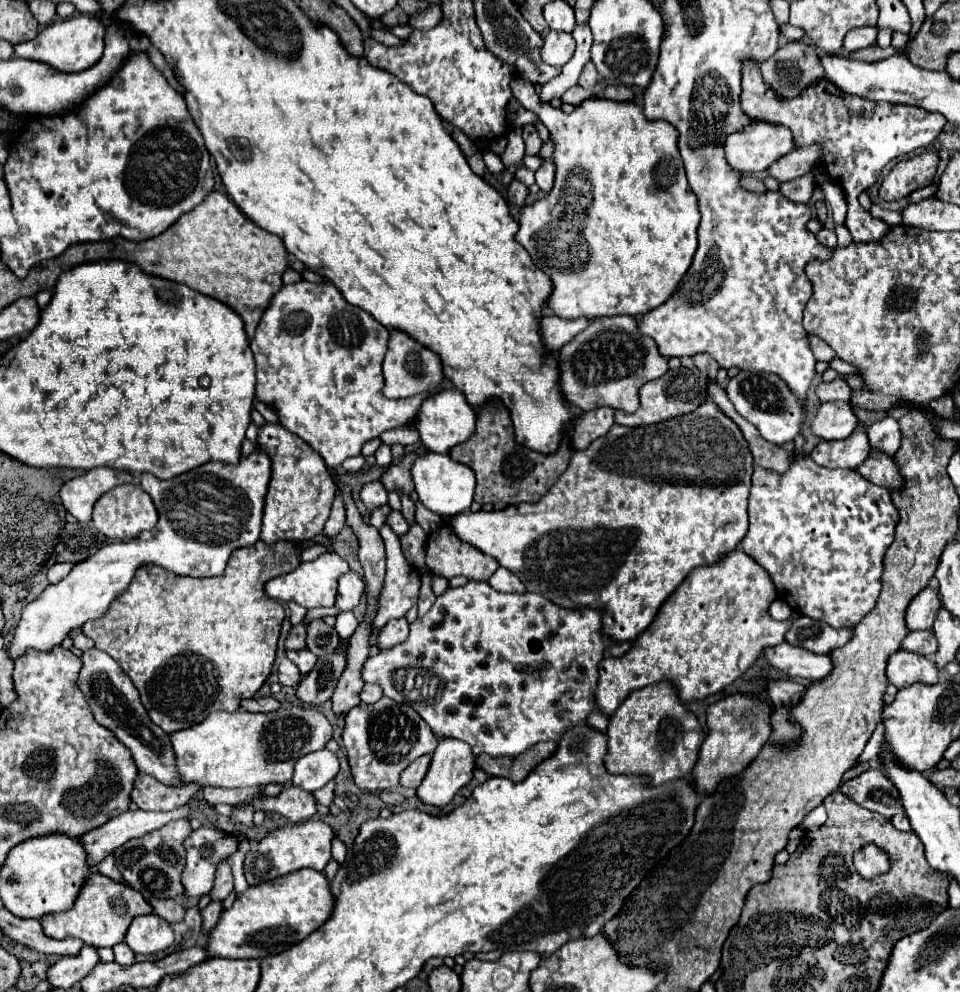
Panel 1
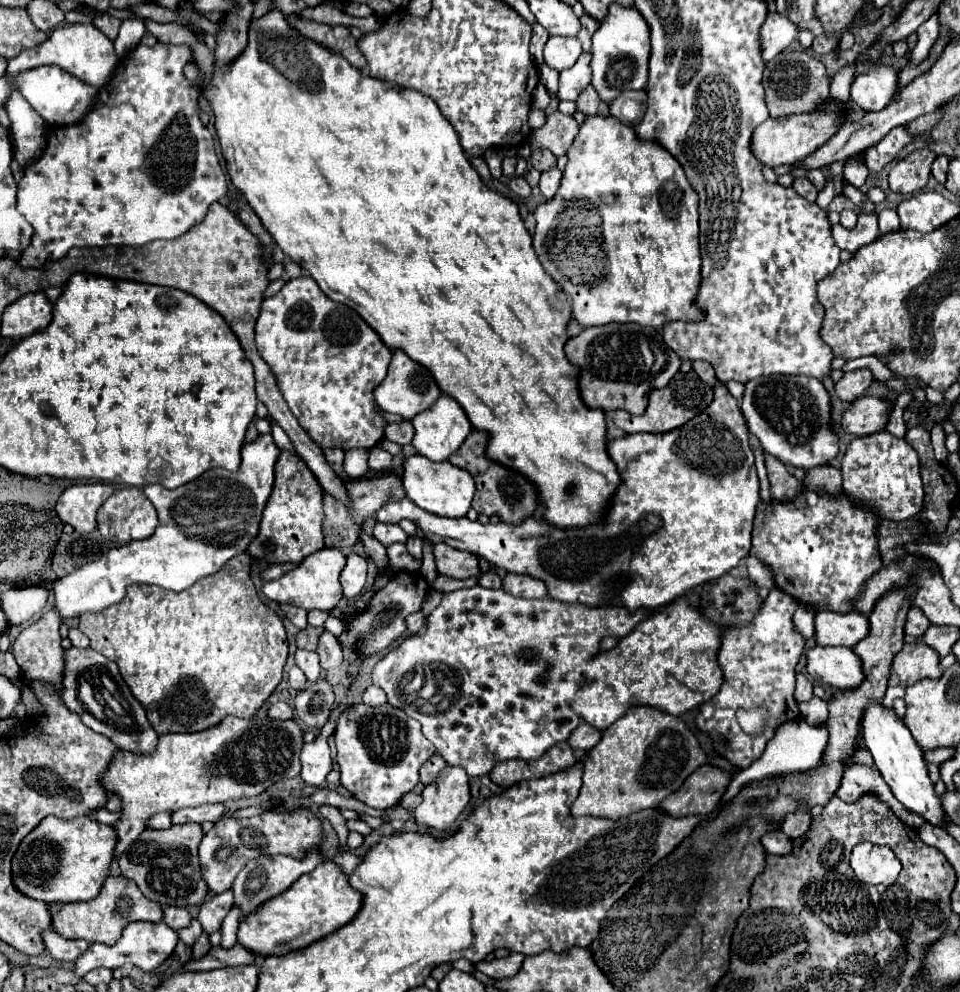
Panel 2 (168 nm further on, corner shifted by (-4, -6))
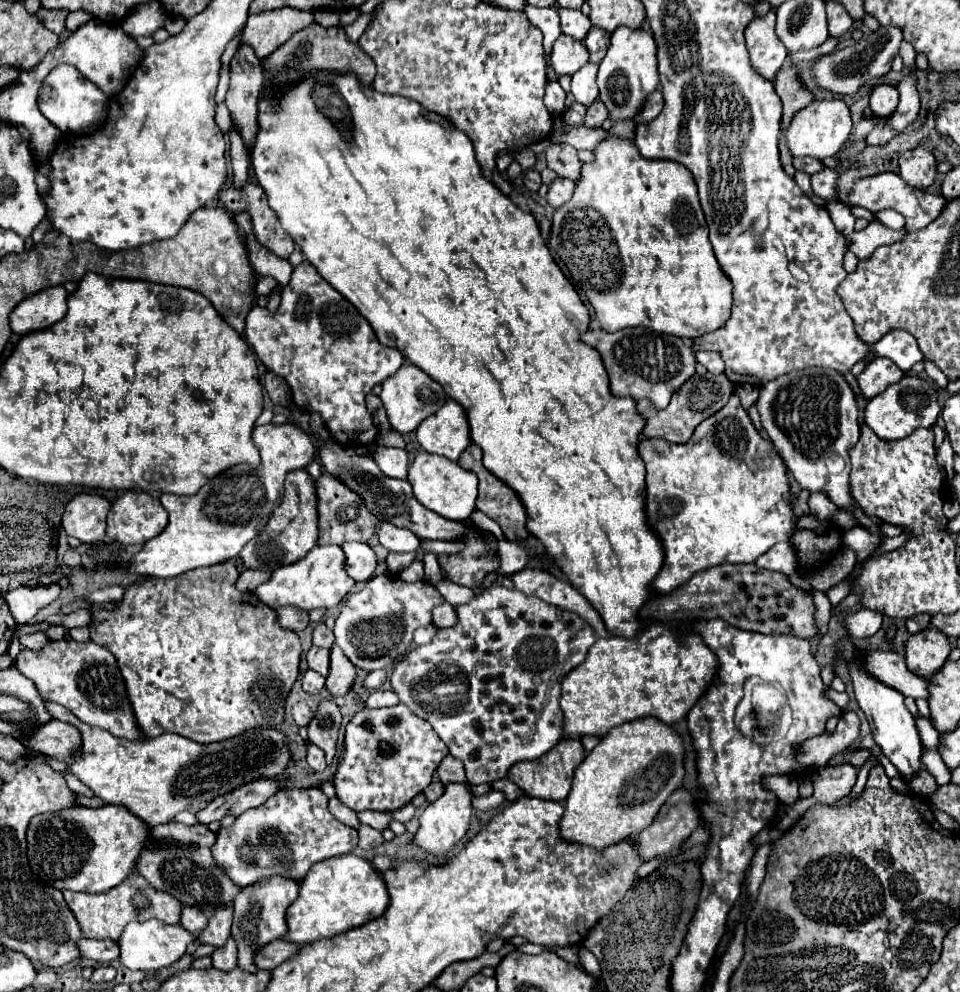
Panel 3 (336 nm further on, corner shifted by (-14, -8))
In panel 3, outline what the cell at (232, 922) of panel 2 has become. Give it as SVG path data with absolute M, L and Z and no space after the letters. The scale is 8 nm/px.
M229 939L223 947L215 949L213 955L211 955L211 961L213 961L213 967L219 969L219 971L231 971L237 967L237 947L235 947L235 941Z

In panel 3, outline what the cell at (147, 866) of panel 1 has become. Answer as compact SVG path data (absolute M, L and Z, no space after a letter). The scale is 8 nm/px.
M167 821L163 825L155 825L151 835L141 851L137 861L137 871L157 889L167 891L177 897L183 905L199 907L201 911L215 911L219 907L229 907L235 893L239 893L239 885L225 877L223 869L211 855L211 845L217 835L209 831L207 825L183 825L177 821Z

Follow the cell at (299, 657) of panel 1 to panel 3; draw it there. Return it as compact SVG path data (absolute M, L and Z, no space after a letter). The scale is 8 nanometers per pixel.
M313 645L307 653L307 665L317 673L327 675L329 673L329 649Z

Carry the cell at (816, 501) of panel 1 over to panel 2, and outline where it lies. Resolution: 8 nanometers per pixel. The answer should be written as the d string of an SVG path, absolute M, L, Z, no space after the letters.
M803 489L797 499L775 503L759 501L751 553L763 561L775 575L775 587L815 611L861 613L857 601L867 581L881 571L877 527L885 517L873 507L849 499L849 493L837 495Z

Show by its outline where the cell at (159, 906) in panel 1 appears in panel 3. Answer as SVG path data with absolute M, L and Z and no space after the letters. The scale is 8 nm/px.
M185 907L181 913L181 927L185 927L189 933L197 935L201 929L207 927L207 917L195 907Z

